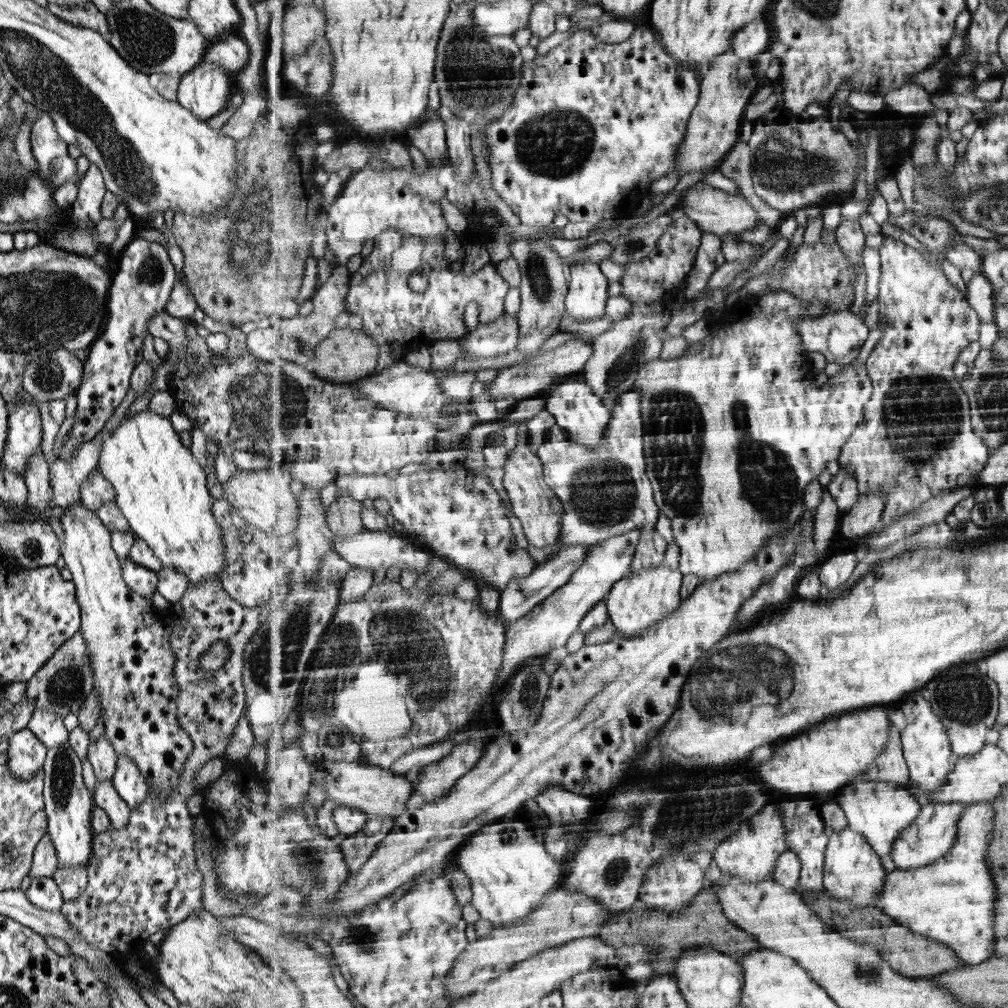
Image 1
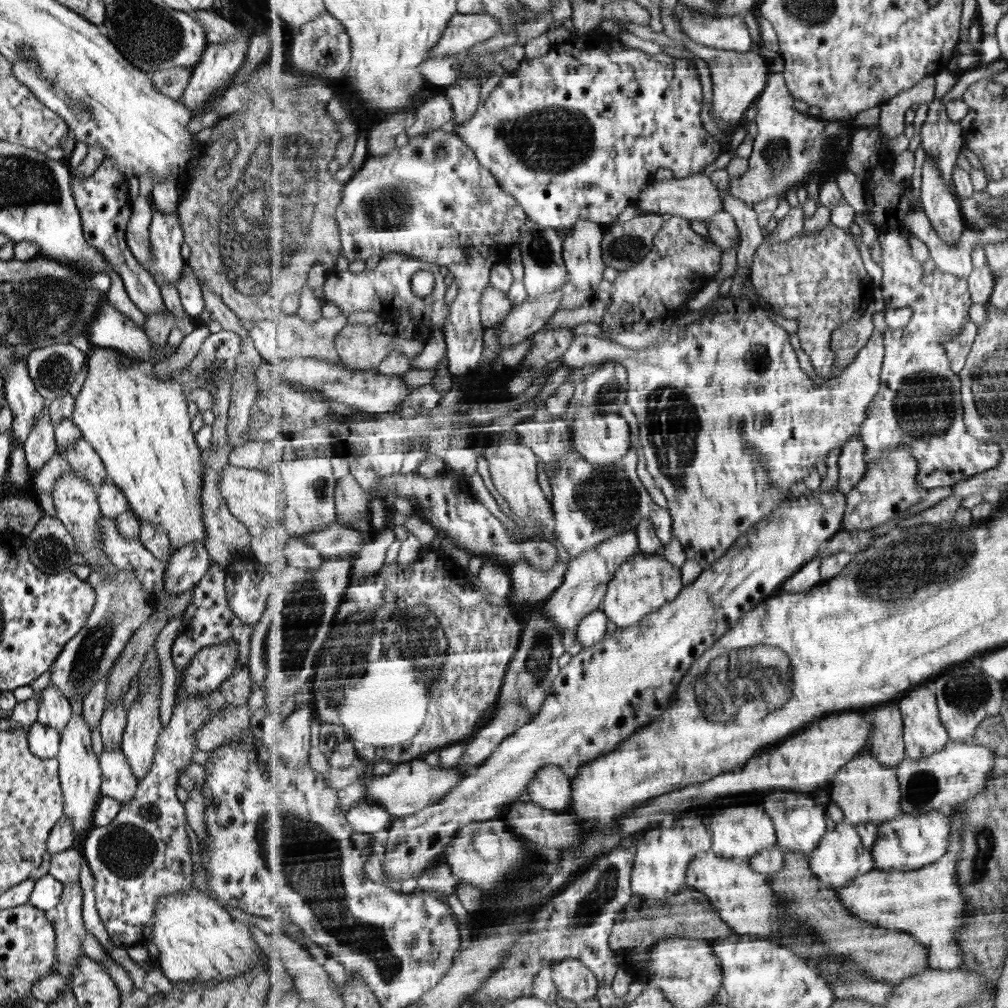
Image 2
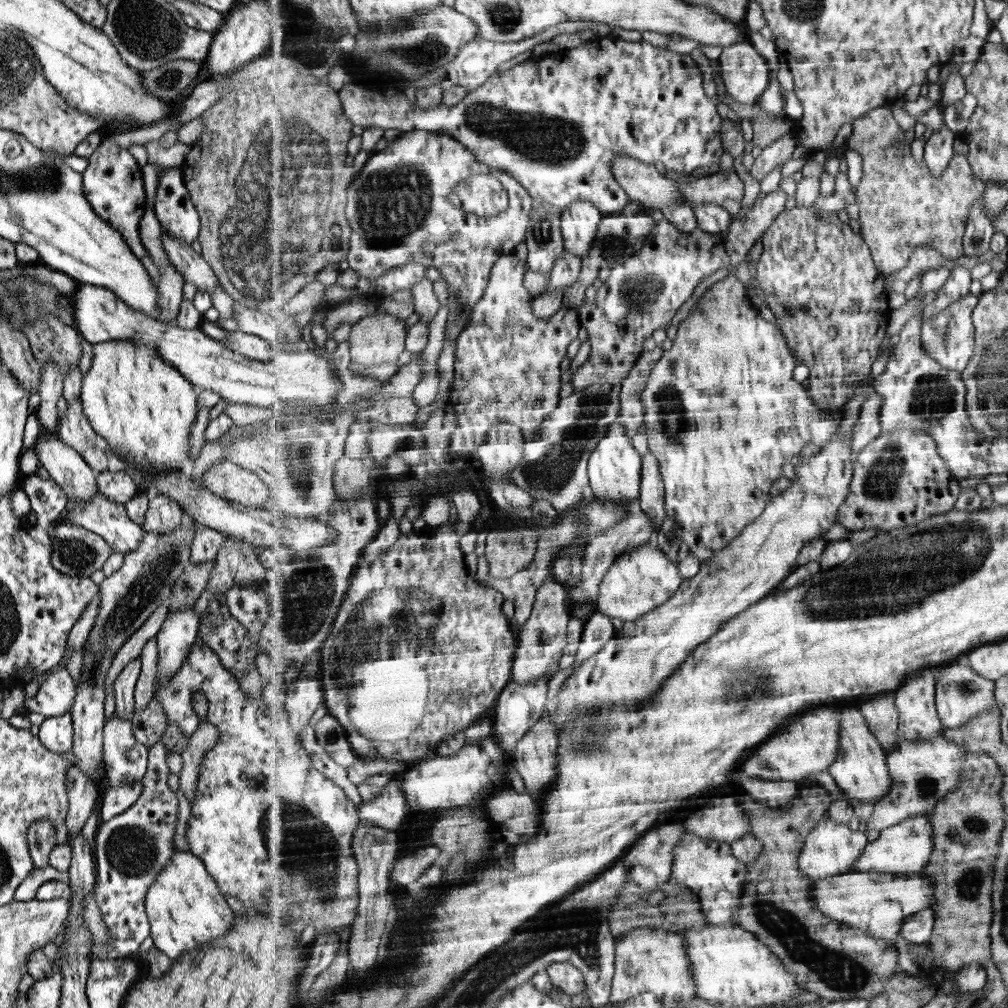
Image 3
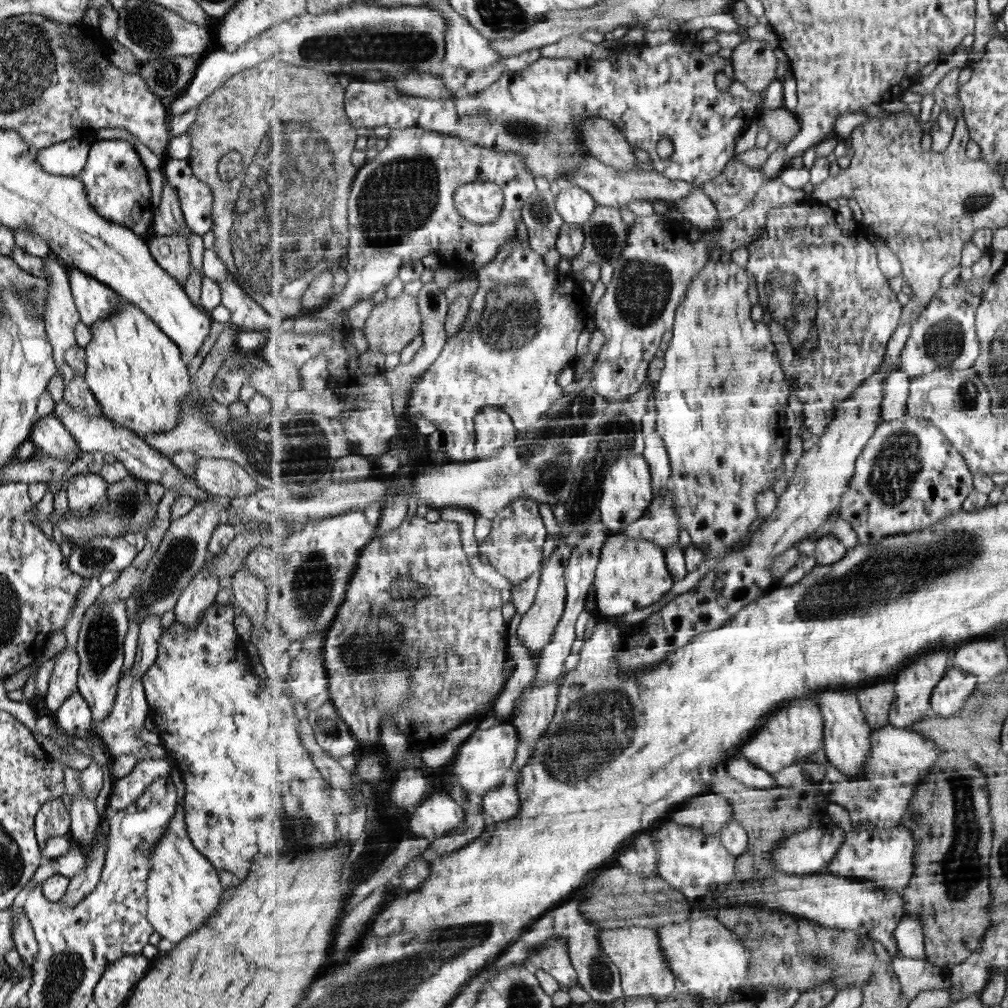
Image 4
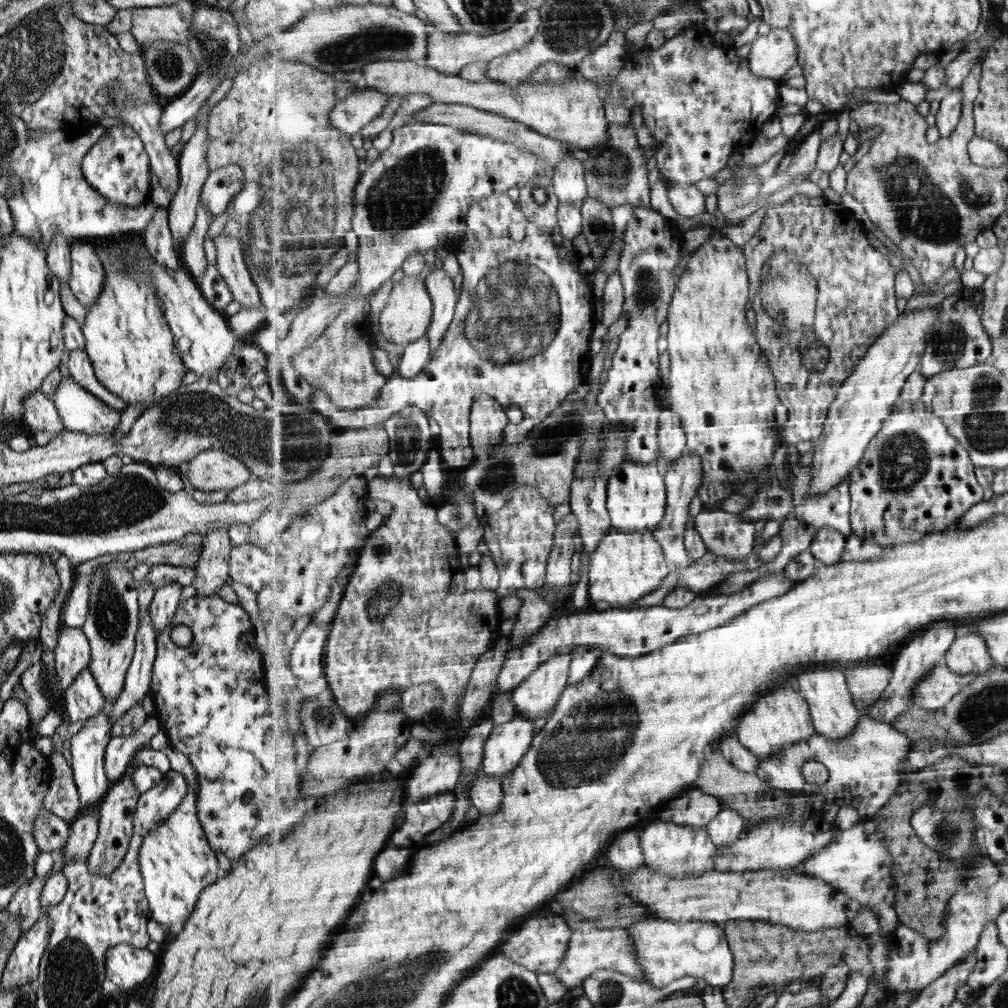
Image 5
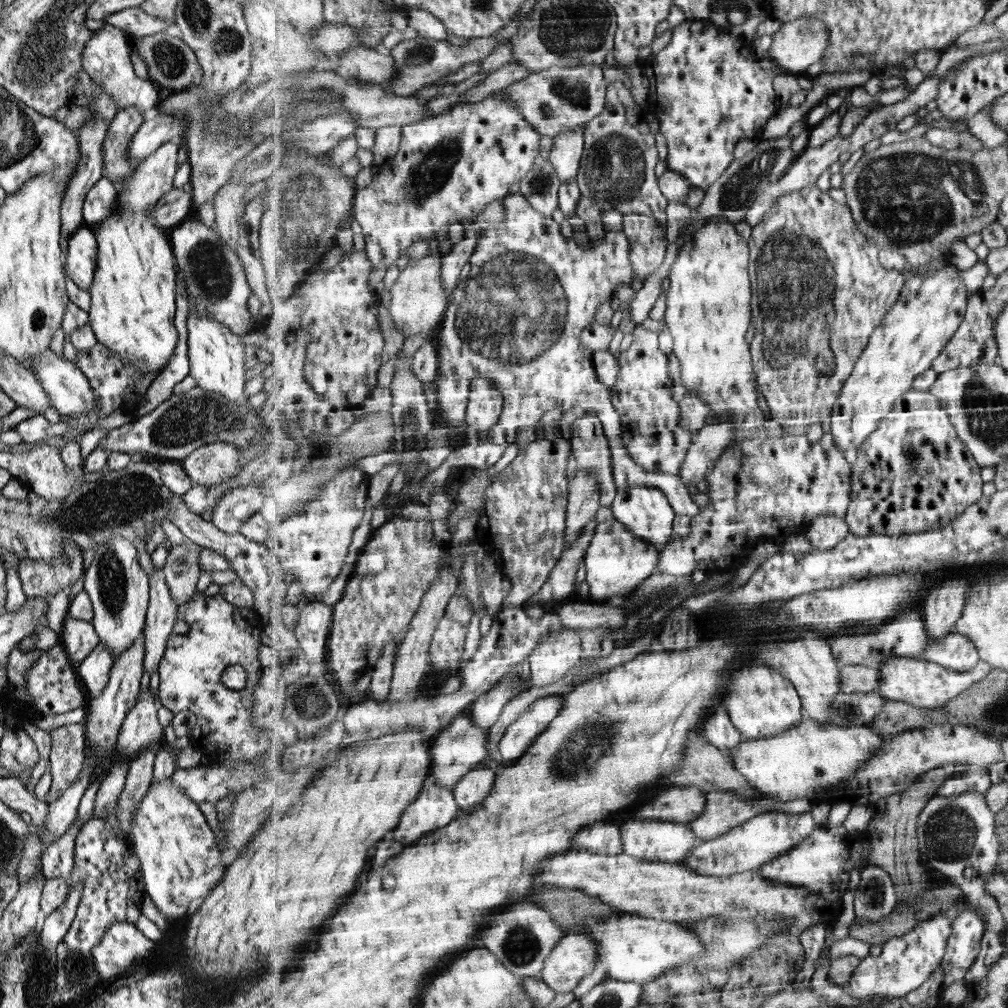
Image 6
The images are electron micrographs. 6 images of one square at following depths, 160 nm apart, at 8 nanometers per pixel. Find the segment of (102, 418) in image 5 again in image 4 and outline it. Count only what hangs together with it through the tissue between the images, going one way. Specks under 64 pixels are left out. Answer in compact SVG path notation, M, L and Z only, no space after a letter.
M62 399L54 405L52 413L59 419L59 423L75 439L78 448L82 453L101 452L101 454L111 454L115 460L118 460L128 472L129 475L135 476L145 483L162 484L166 491L178 492L181 496L190 496L197 503L206 502L213 496L206 490L199 488L195 479L184 477L170 461L170 457L161 454L159 451L152 449L143 438L135 433L123 429L119 425L113 425L111 420L105 418L102 414L89 416L84 410L75 410L67 406Z

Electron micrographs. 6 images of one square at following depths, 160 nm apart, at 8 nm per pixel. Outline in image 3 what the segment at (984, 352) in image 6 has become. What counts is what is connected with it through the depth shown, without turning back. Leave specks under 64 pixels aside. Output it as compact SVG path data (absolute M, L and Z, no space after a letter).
M968 294L965 298L954 302L949 308L937 316L928 318L922 328L922 341L926 349L941 366L949 370L964 372L974 355L976 346L976 330L973 320L973 311L980 301L979 296Z

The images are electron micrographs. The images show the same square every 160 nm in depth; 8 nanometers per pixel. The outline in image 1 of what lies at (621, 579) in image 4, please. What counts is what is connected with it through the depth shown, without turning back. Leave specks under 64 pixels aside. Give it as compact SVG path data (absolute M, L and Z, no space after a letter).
M663 563L649 570L631 572L622 581L616 582L606 601L610 621L617 631L625 636L639 637L654 623L659 623L675 612L682 605L684 576L680 569L673 569Z

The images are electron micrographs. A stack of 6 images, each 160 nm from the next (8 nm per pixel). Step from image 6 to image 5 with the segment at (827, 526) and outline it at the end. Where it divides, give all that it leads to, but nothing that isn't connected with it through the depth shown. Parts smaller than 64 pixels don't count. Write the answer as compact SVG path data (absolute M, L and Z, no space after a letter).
M823 527L813 539L811 551L820 564L832 565L842 560L847 537L839 530Z

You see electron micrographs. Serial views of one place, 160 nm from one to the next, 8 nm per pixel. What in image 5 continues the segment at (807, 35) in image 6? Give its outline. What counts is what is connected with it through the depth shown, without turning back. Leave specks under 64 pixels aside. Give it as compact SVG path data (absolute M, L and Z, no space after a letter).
M772 29L752 42L747 57L755 74L781 82L789 68L798 65L798 42L790 30Z

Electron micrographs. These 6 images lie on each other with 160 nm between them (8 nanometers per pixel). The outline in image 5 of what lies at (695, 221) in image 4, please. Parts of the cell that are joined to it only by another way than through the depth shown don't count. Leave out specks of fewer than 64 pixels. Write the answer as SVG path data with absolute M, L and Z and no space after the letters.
M669 182L668 190L669 200L679 215L693 217L707 213L705 194L699 188L695 188L693 185Z

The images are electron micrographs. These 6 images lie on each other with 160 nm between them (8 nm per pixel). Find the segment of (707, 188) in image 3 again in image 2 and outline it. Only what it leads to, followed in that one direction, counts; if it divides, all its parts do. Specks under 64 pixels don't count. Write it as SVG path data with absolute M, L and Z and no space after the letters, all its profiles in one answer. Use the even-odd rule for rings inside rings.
M770 71L770 77L763 91L763 94L758 98L756 103L756 123L758 124L757 138L754 140L754 149L750 156L750 168L745 175L741 177L729 178L729 189L723 192L723 198L725 193L731 193L733 196L739 197L741 202L750 207L760 201L767 200L771 196L785 196L785 192L791 189L797 189L801 185L807 185L809 177L813 177L815 173L818 175L820 181L822 181L821 175L817 173L817 170L821 172L823 170L823 164L826 160L831 160L833 151L836 147L835 137L825 137L825 125L823 120L820 120L818 116L808 115L795 109L795 97L791 94L790 87L786 83L786 78L783 72ZM811 140L811 150L807 150L807 142Z

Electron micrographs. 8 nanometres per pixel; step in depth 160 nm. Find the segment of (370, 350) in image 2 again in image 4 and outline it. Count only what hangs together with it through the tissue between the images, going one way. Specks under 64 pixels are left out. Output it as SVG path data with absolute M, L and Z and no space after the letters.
M401 293L394 299L386 299L383 303L375 304L365 322L363 332L369 350L381 352L383 355L391 352L401 353L422 334L422 311L418 297Z

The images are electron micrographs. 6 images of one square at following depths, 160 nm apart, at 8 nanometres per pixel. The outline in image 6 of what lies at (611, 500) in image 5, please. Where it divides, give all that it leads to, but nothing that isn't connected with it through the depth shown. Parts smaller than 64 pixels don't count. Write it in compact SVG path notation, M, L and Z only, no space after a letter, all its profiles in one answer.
M629 485L618 489L617 496L610 506L614 518L622 522L633 533L645 540L662 547L671 540L674 534L675 510L671 506L666 492L647 485Z

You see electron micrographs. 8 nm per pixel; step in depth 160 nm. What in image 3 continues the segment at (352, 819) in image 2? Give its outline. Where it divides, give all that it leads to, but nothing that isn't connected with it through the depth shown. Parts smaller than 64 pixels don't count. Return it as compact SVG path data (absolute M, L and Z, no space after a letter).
M393 778L380 795L372 801L363 801L358 809L360 818L387 830L398 830L408 820L410 811L400 784L399 778Z

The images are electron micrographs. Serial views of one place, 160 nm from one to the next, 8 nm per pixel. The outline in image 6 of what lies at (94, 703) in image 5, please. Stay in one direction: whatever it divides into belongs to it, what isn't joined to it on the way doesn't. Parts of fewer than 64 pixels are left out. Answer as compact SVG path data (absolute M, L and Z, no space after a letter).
M97 644L76 667L76 678L81 682L88 702L103 691L103 687L108 682L108 673L113 662L113 655L103 647L103 644Z

